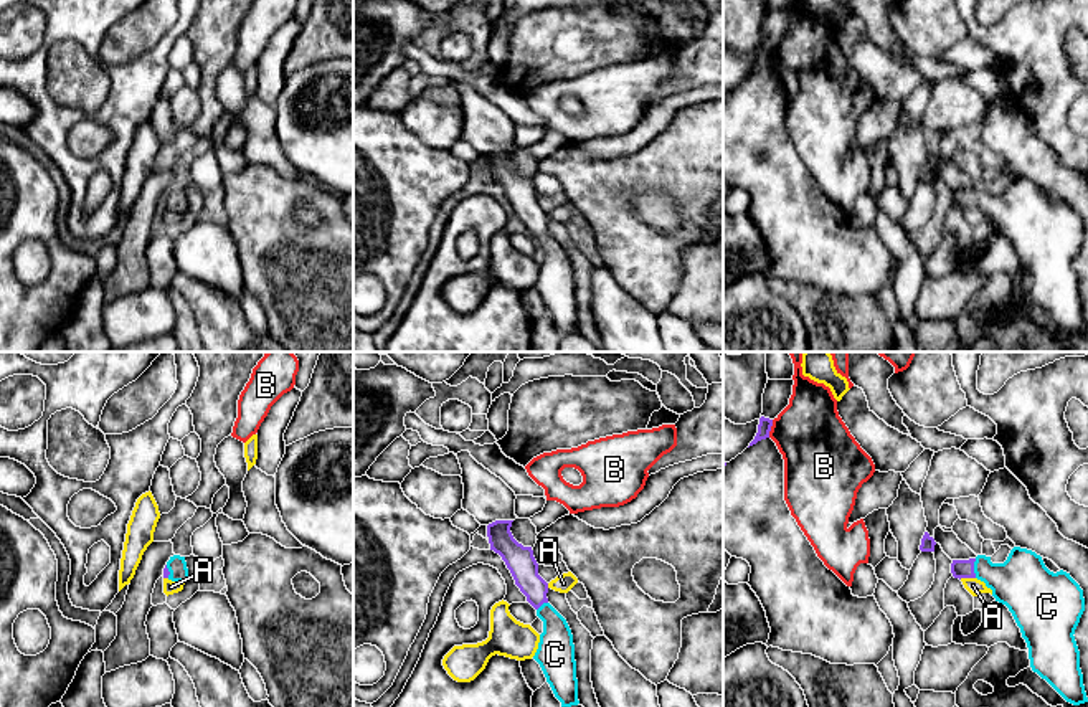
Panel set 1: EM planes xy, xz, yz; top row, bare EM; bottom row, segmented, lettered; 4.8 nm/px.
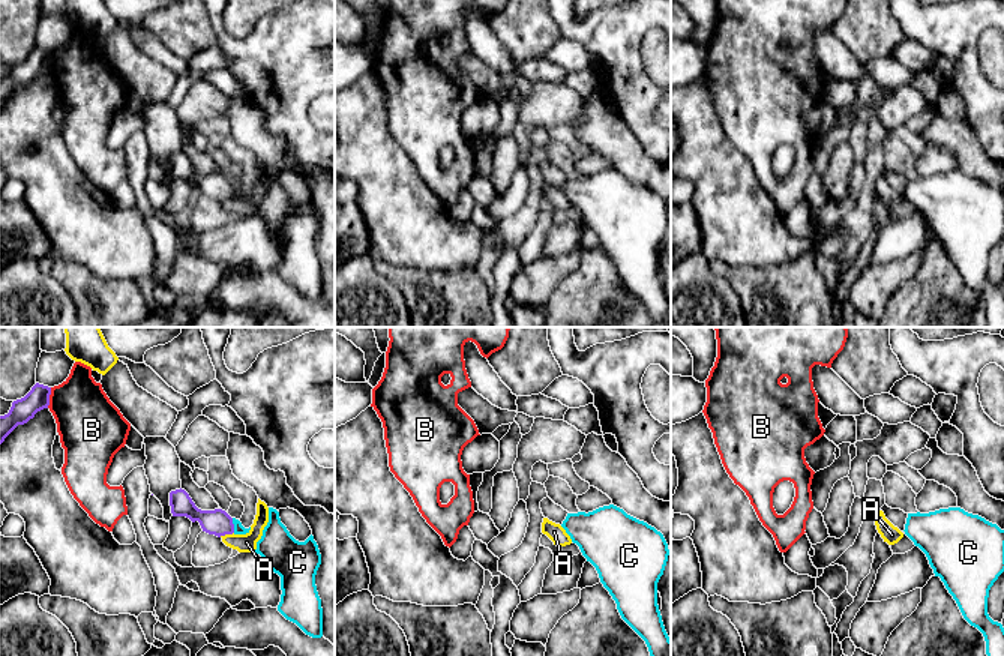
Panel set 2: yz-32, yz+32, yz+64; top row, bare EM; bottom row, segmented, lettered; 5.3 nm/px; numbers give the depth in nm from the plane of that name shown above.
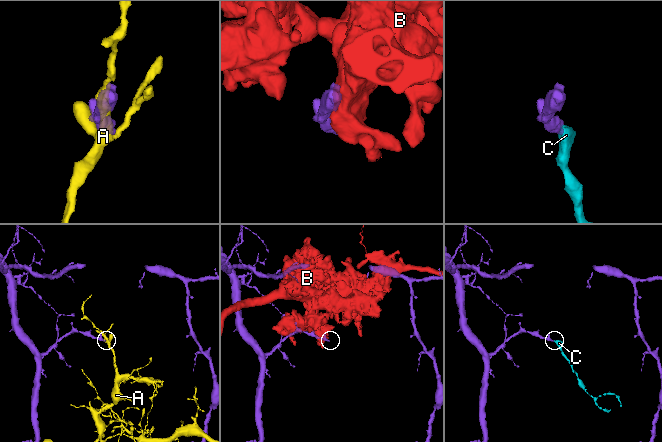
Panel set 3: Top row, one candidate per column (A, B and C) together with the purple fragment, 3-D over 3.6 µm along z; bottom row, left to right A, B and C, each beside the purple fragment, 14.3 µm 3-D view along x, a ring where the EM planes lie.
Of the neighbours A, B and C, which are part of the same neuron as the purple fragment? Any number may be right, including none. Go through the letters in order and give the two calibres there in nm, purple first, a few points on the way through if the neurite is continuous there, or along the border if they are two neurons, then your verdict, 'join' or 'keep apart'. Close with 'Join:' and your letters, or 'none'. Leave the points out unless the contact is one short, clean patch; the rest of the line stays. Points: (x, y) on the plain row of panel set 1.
A: 100 nm thick on the purple side, 80 nm on the other; keep apart
B: 70 nm thick on the purple side, 340 nm on the other; keep apart
C: 100 nm thick on the purple side, 280 nm on the other; runs through yz (961, 199), (973, 199), (1022, 212); join
Join: C

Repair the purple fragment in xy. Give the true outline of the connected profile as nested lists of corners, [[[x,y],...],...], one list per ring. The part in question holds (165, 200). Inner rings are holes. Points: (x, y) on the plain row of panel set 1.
[[[180,185],[170,187],[170,190],[167,192],[163,198],[163,208],[168,208],[172,211],[187,213],[188,198],[187,198],[185,187],[180,187]]]

